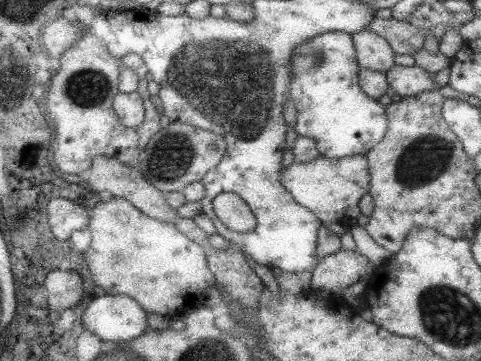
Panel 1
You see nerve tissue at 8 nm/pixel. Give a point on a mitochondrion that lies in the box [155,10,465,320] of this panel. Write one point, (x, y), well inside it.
(237, 81)

